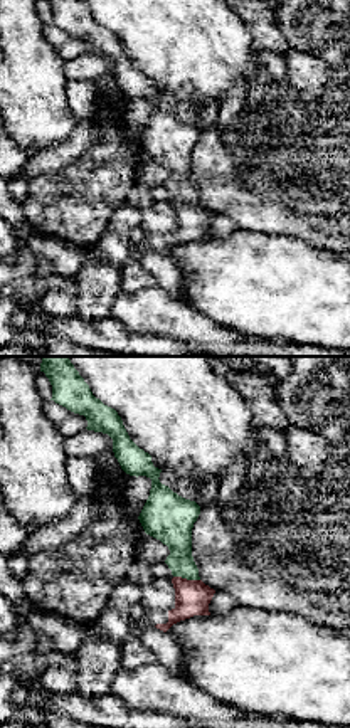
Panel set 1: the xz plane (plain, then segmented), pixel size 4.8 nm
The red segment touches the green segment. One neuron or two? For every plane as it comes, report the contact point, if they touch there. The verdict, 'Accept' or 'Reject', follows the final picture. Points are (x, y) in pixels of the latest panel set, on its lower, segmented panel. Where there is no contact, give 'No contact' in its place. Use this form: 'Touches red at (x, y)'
Touches red at (185, 579)

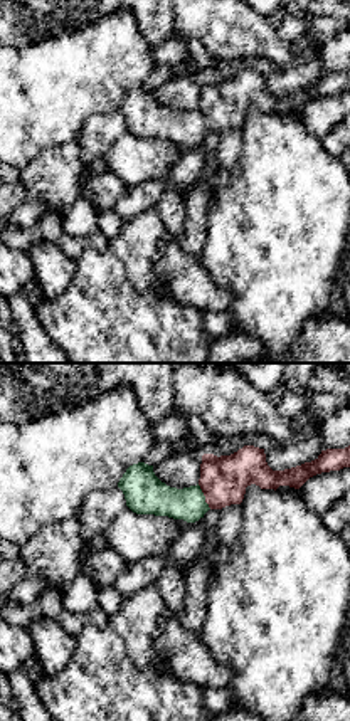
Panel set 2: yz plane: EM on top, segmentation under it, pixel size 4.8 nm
Touches red at (204, 494)

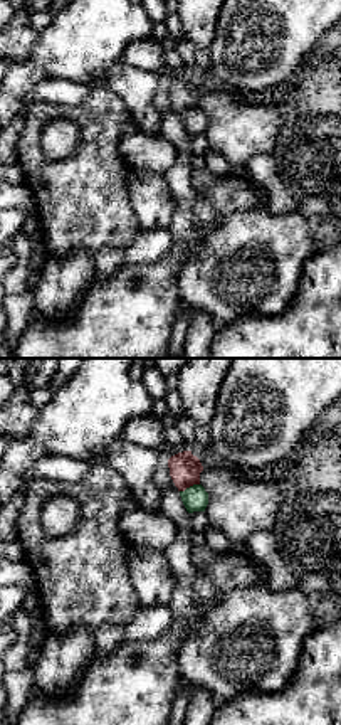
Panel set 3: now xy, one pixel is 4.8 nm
Touches red at (188, 486)

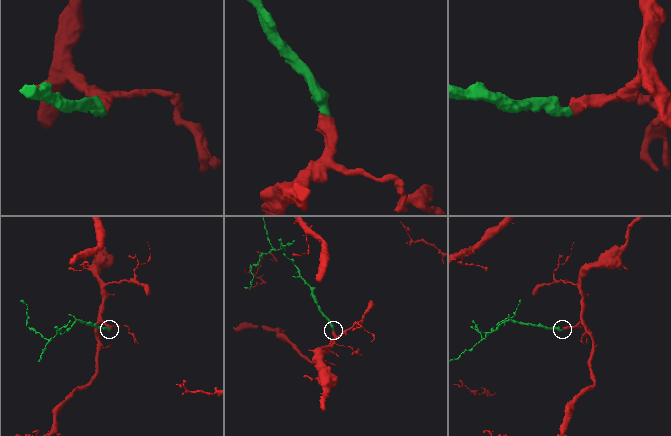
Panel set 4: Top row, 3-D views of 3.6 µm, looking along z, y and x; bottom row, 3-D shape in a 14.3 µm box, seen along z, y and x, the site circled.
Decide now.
Accept

